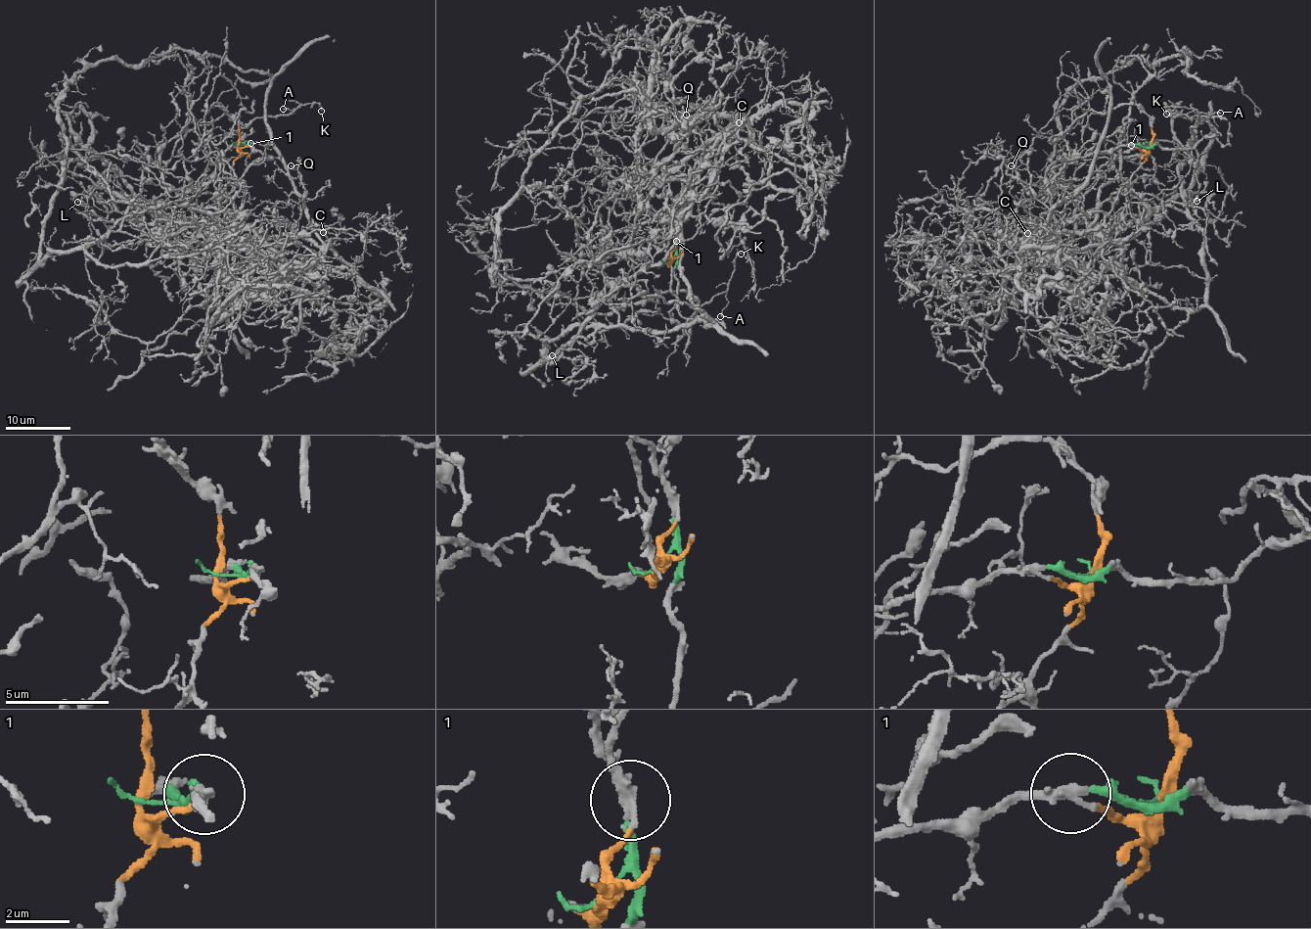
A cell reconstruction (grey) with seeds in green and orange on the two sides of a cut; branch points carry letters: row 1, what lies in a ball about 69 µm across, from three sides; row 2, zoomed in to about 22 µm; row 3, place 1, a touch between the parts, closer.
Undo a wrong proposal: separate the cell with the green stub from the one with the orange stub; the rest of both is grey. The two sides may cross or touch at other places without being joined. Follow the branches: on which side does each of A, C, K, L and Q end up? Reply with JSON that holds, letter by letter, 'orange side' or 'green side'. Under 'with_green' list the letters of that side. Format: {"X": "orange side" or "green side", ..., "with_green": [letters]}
{"A": "green side", "C": "green side", "K": "green side", "L": "orange side", "Q": "green side", "with_green": ["A", "C", "K", "Q"]}

